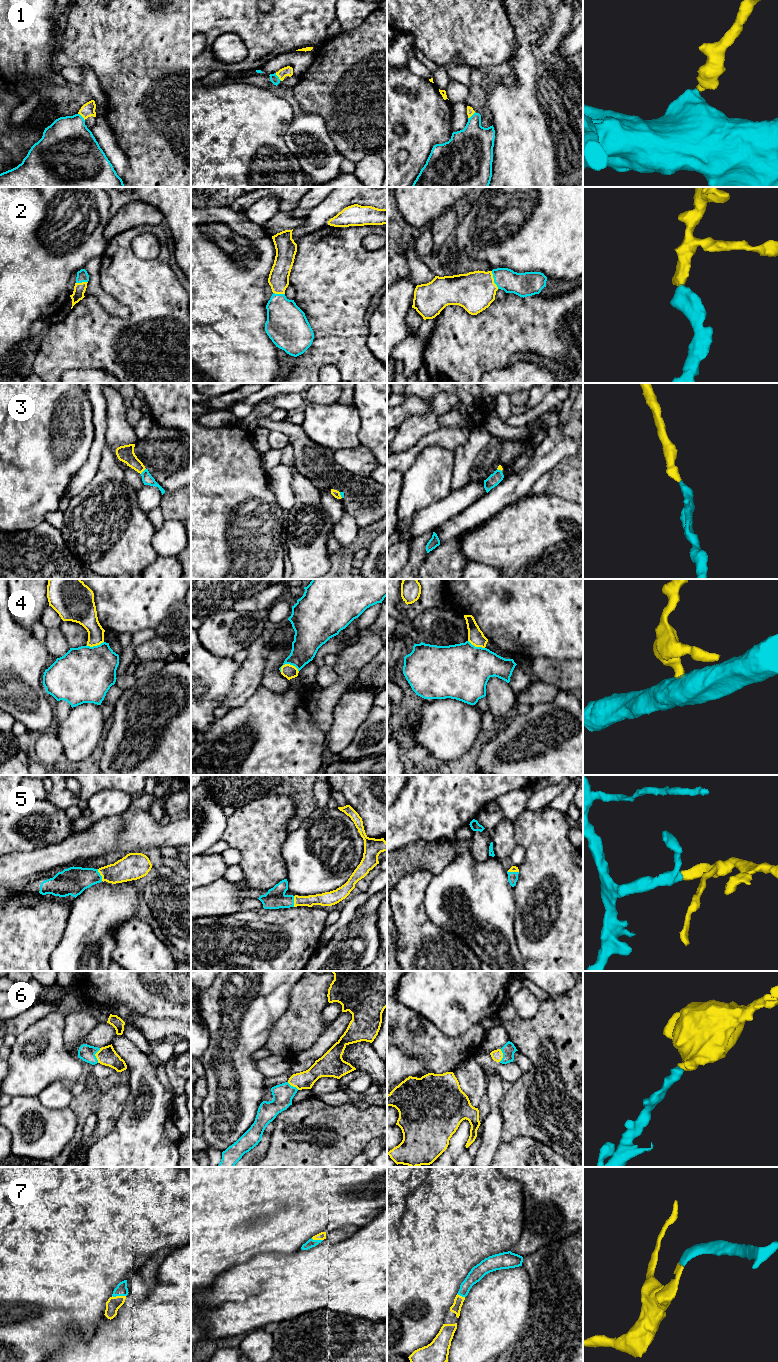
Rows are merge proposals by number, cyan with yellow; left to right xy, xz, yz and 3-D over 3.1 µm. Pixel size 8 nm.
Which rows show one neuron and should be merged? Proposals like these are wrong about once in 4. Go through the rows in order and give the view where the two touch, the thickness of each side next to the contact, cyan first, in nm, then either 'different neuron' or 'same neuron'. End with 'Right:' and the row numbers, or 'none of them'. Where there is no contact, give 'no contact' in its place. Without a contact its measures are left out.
1: xy | 420/110 nm | different neuron
2: yz | 190/320 nm | same neuron
3: xy | 90/130 nm | same neuron
4: xz | 220/110 nm | different neuron
5: xy | 220/200 nm | same neuron
6: xy | 130/150 nm | same neuron
7: xy | 100/110 nm | same neuron
Right: 2, 3, 5, 6, 7

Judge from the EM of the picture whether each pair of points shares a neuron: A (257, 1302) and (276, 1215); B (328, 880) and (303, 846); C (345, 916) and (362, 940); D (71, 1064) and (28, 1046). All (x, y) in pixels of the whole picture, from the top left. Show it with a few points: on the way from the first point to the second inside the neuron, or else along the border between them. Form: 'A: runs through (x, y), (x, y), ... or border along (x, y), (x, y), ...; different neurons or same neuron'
A: border along (291, 1253), (260, 1253), (246, 1261); different neurons
B: runs through (324, 872), (307, 854); same neuron
C: border along (355, 915), (346, 925), (340, 927), (332, 937); different neurons
D: runs through (60, 1064), (39, 1057); same neuron

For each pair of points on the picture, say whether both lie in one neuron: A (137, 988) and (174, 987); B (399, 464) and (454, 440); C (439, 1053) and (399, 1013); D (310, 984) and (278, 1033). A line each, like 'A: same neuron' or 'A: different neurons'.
A: same neuron
B: same neuron
C: same neuron
D: same neuron

